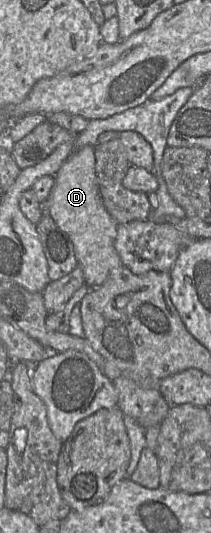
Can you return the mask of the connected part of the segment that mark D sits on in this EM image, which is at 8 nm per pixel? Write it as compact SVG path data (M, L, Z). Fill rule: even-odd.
M86 145L74 151L62 164L45 203L46 211L73 243L78 266L83 271L84 285L91 289L101 286L122 263L114 247L118 224L106 210L99 193L94 146Z

